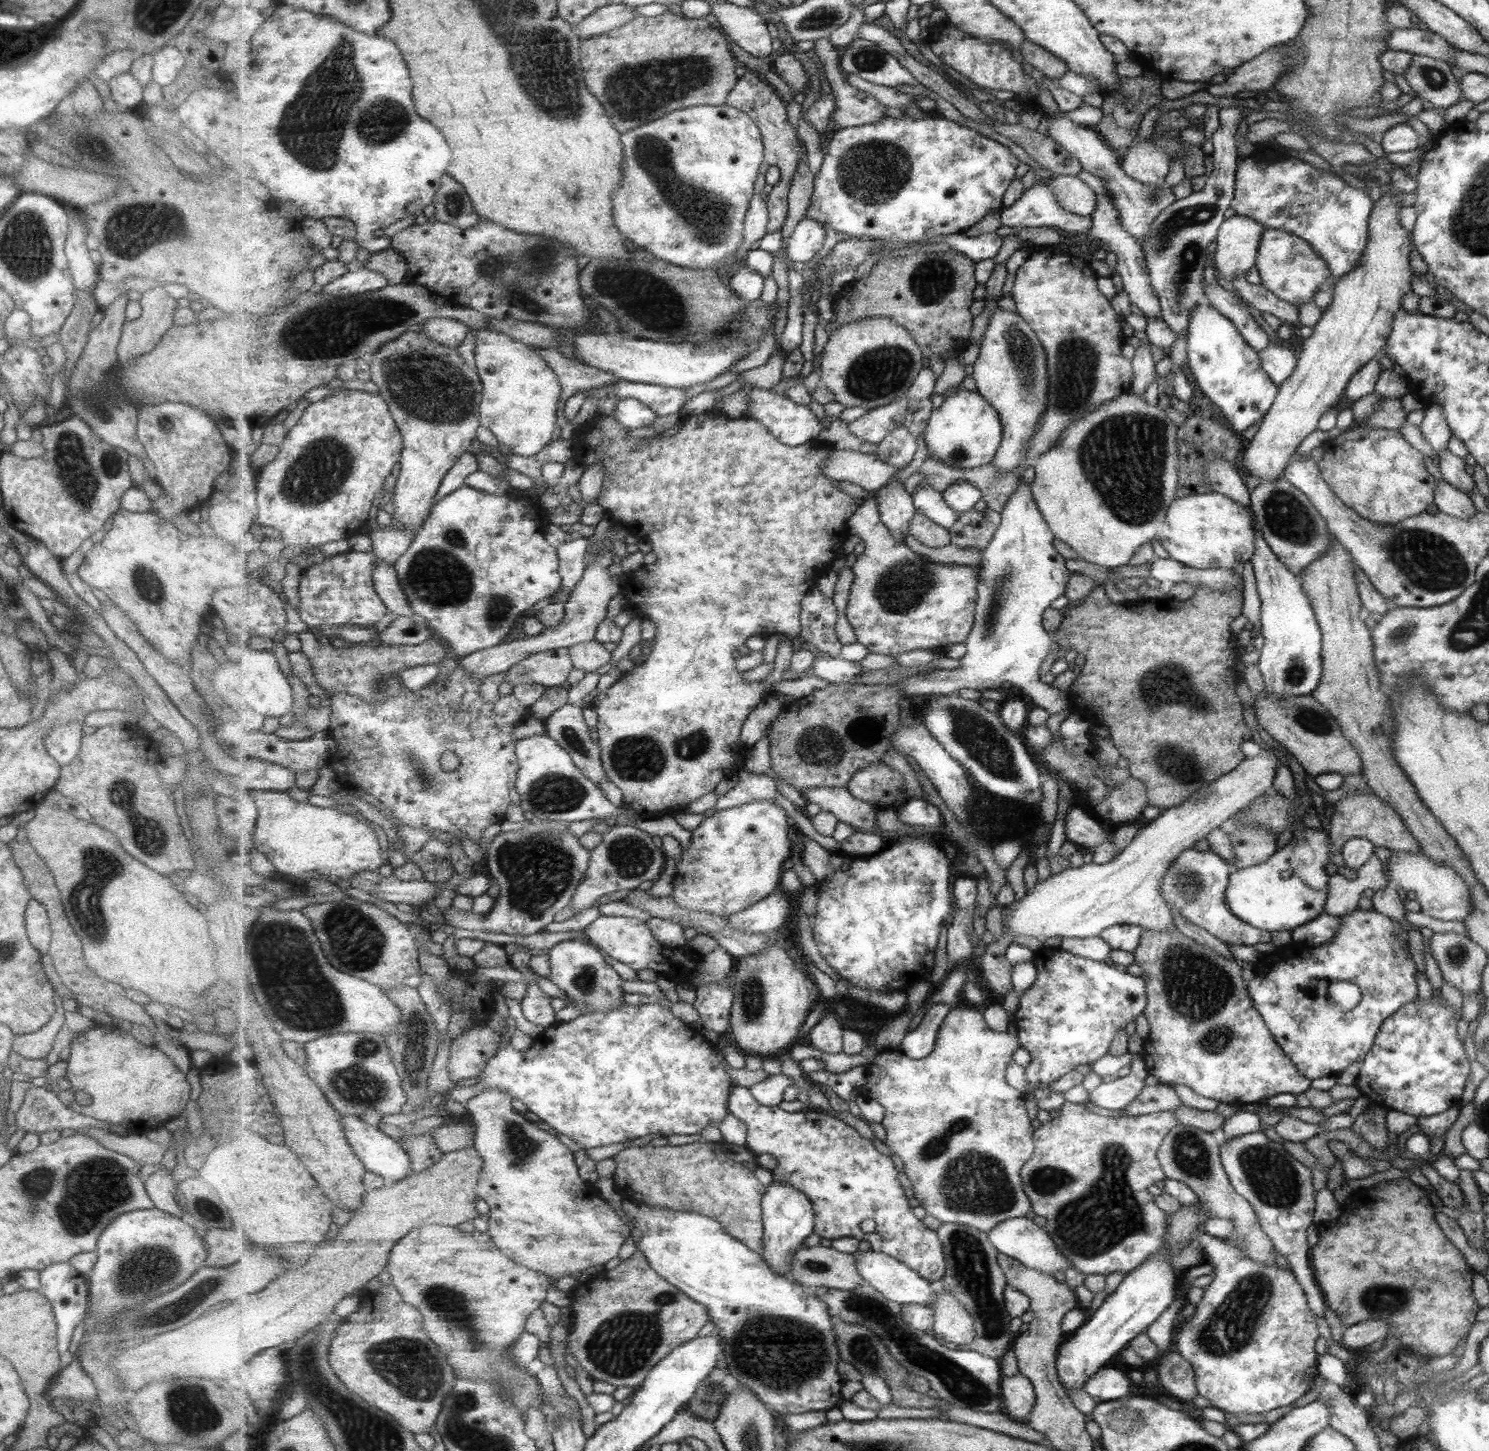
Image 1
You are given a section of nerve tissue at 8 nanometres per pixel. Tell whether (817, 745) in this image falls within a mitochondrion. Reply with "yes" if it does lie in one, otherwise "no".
yes

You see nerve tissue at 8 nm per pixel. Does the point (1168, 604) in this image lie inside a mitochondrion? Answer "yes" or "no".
no

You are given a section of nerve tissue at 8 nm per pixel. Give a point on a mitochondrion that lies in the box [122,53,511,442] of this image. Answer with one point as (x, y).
(329, 330)

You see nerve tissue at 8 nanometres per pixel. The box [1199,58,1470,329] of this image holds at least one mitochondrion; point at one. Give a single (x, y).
(1434, 77)

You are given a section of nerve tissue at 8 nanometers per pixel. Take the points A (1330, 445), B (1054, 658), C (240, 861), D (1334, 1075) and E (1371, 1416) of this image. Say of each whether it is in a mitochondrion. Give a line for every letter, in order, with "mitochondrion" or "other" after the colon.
A: other
B: other
C: other
D: other
E: other

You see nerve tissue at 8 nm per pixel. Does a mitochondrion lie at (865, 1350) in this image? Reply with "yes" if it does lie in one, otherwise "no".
yes

